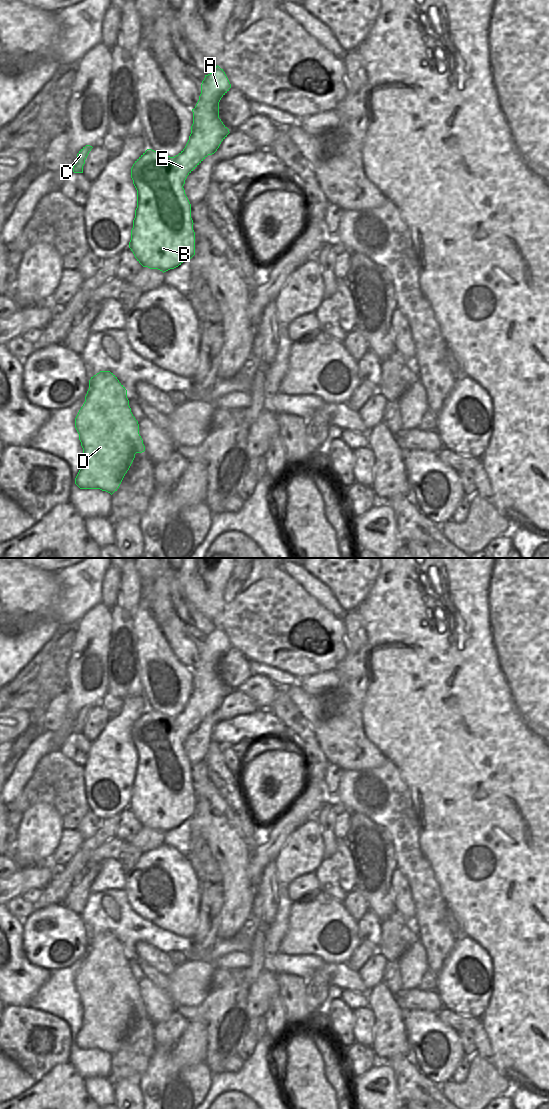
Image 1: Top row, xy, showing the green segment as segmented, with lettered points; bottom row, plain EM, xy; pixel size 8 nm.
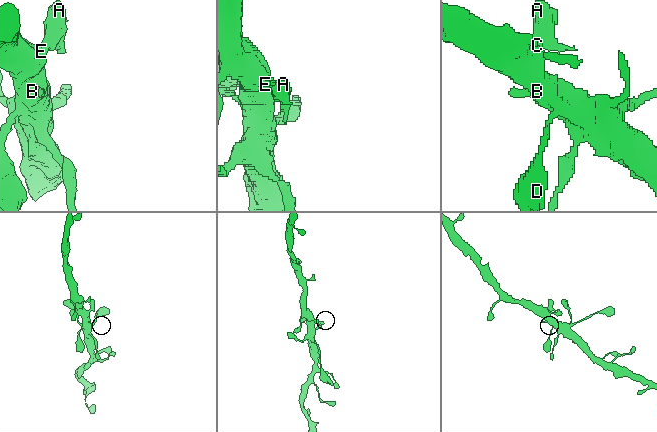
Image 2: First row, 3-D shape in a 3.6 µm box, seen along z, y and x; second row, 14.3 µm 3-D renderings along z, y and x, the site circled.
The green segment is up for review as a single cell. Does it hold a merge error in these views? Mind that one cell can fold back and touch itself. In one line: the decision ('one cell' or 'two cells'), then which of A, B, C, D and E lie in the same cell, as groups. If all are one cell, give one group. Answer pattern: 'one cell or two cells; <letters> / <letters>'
one cell; A B C D E

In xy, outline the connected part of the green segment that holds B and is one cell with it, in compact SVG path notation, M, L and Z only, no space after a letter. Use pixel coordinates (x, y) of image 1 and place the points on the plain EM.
M217 625L202 641L199 660L192 669L193 684L185 708L174 717L147 709L131 728L131 738L137 750L137 768L129 808L143 827L158 829L164 833L195 815L191 764L183 746L187 736L208 715L214 714L230 693L219 678L219 662L230 648L225 632Z

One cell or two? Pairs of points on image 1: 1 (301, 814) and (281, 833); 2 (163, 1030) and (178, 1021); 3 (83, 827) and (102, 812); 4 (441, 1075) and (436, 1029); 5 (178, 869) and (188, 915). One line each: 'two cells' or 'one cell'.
1: one cell
2: one cell
3: two cells
4: one cell
5: one cell

